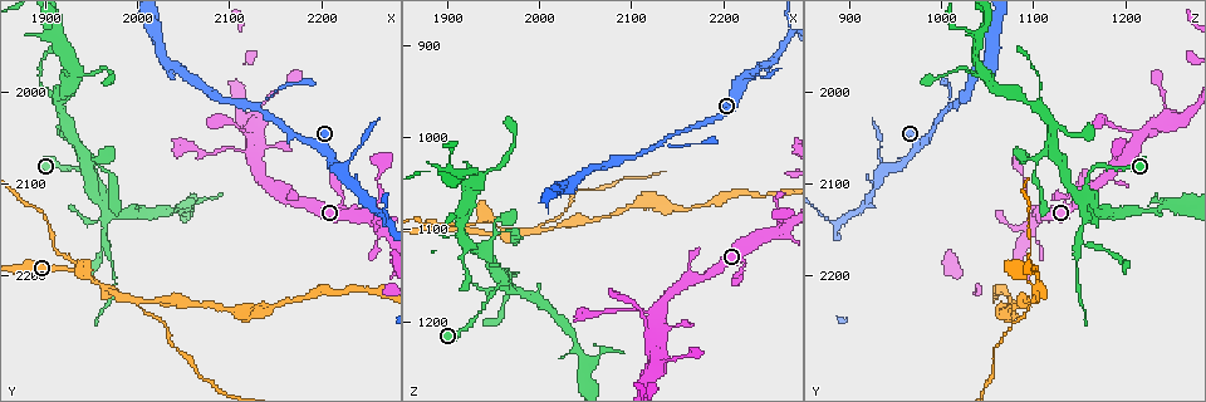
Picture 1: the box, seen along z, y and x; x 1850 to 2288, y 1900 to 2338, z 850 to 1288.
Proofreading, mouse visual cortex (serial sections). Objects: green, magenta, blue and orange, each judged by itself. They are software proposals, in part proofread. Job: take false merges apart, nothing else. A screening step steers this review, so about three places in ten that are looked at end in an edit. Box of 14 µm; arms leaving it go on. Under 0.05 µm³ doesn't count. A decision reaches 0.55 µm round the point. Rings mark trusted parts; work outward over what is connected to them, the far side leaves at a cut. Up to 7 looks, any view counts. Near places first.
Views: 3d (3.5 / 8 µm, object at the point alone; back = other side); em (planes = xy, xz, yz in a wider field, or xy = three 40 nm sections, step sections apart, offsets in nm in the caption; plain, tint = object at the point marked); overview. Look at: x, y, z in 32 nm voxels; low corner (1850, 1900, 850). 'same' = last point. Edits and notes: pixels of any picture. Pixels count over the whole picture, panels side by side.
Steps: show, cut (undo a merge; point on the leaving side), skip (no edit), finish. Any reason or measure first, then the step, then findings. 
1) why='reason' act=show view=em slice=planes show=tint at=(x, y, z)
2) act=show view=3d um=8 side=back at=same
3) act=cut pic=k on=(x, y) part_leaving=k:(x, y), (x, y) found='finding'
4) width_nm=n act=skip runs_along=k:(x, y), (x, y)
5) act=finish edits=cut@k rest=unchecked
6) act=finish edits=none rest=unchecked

why='three-way junction' act=show view=3d um=3.5 at=(1995, 2225, 1105)

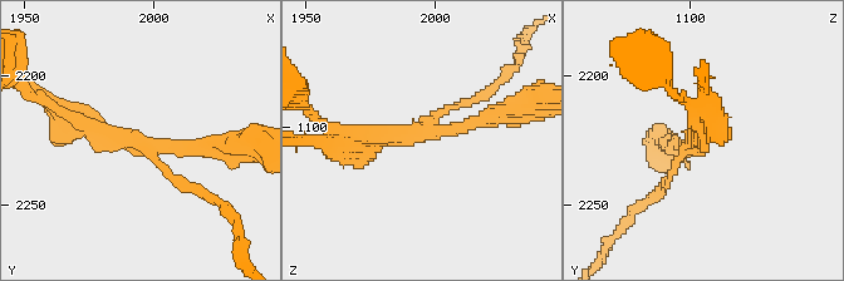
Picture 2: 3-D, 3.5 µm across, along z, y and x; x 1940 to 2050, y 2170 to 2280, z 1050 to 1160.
why='now the EM' act=show view=em slice=planes show=tint at=(1995, 2227, 1103)

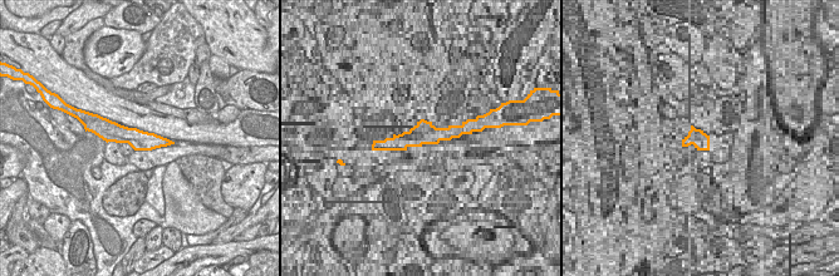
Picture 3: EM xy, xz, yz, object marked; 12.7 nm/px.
arm_widths_nm=100,200,250 act=cut pic=2 on=(662, 186) found='two cells meet here'

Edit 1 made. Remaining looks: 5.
act=show view=3d um=8 at=(1960, 2110, 1155)

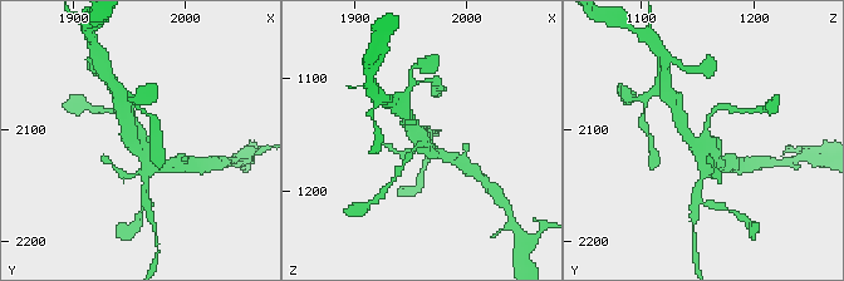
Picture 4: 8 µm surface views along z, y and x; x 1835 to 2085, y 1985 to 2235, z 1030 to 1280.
act=show view=em slice=planes show=tint at=(1958, 2110, 1156)

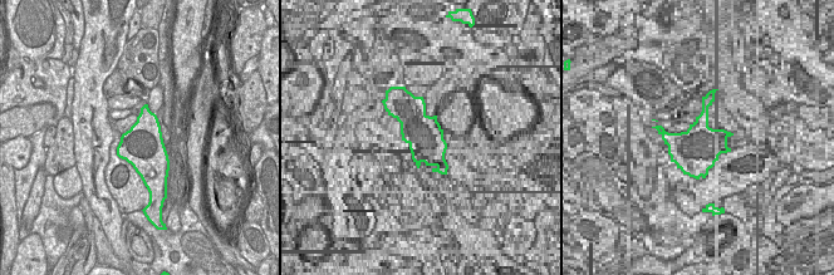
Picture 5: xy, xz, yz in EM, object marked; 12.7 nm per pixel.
width_nm=550 act=skip runs_along=4:(715, 111), (701, 144), (682, 126) found='continuous, no second cell'

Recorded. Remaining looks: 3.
act=show view=3d um=8 side=back at=(1965, 2085, 1100)

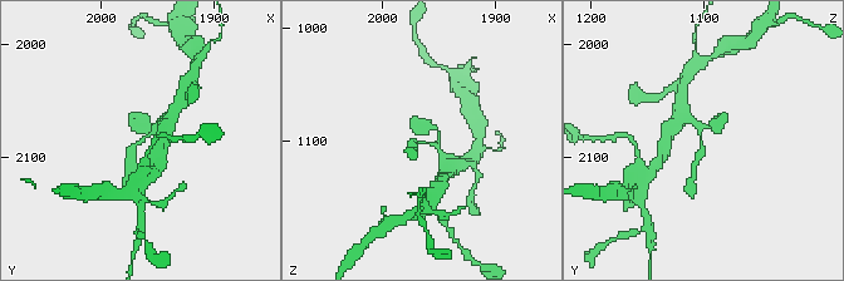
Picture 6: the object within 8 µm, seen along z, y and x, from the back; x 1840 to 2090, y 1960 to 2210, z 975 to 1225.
why='now the EM' act=show view=em slice=xy step=5 show=tint at=(1964, 2084, 1102)

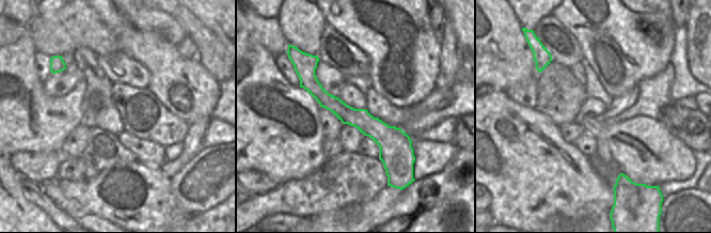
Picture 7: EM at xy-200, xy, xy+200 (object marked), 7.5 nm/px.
width_nm=170 act=skip runs_along=7:(313, 58), (310, 83), (391, 148), (391, 174) found='all the same cell'

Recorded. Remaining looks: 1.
act=finish edits=cut@2 rest=unchecked

